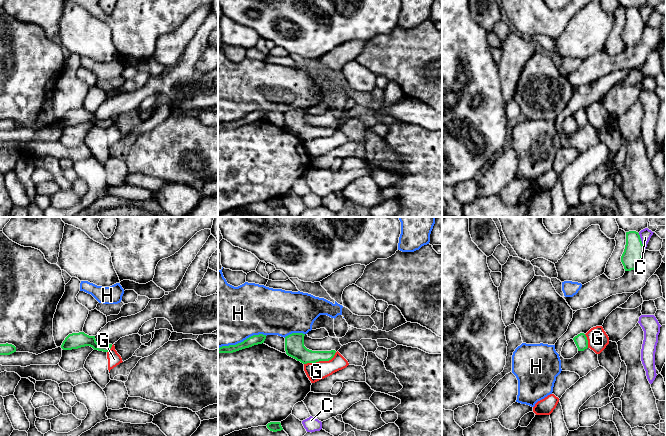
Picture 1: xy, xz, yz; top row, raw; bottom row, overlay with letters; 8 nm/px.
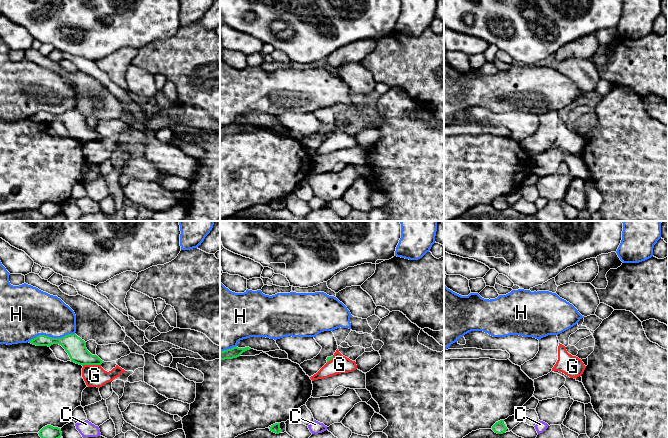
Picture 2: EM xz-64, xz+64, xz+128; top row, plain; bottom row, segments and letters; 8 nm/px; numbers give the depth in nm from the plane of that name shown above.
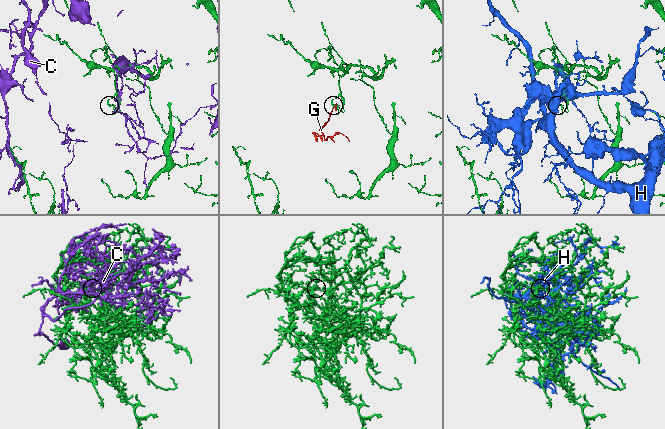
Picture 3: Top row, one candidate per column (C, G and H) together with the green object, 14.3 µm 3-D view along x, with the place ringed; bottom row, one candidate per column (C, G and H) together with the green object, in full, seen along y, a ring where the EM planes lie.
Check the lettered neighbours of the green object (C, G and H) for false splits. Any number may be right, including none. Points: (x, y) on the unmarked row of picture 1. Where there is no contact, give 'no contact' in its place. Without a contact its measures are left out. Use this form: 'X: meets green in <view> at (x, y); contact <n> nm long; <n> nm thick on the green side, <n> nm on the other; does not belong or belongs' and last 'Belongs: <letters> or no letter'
C: meets green in yz at (641, 17); contact 140 nm long; 160 nm thick on the green side, 90 nm on the other; does not belong
G: meets green in xz at (320, 136); contact 280 nm long; 160 nm thick on the green side, 140 nm on the other; does not belong
H: meets green in xz at (243, 117); contact 400 nm long; 80 nm thick on the green side, 480 nm on the other; does not belong
Belongs: no letter

